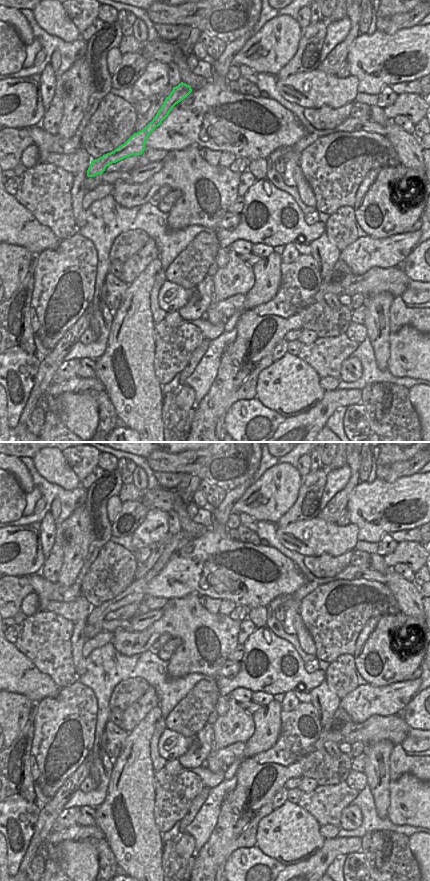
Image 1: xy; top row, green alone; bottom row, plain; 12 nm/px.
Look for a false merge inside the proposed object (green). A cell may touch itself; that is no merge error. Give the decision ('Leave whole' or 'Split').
Split.

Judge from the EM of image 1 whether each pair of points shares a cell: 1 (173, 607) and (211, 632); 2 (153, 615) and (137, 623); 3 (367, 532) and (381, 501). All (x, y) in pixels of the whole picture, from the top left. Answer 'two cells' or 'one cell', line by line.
1: one cell
2: one cell
3: one cell

